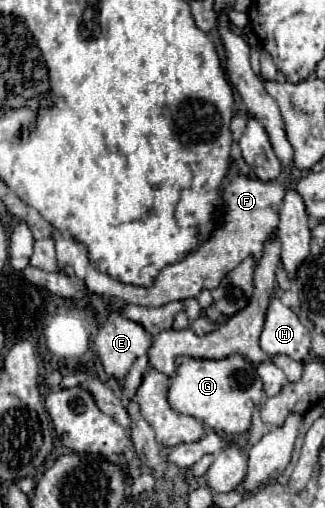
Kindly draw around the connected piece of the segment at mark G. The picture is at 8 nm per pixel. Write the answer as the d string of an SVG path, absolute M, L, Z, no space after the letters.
M228 355L224 359L178 357L176 373L170 377L166 391L166 399L174 411L190 415L210 429L226 431L226 435L240 435L250 429L254 407L262 403L262 397L262 379L242 355Z

